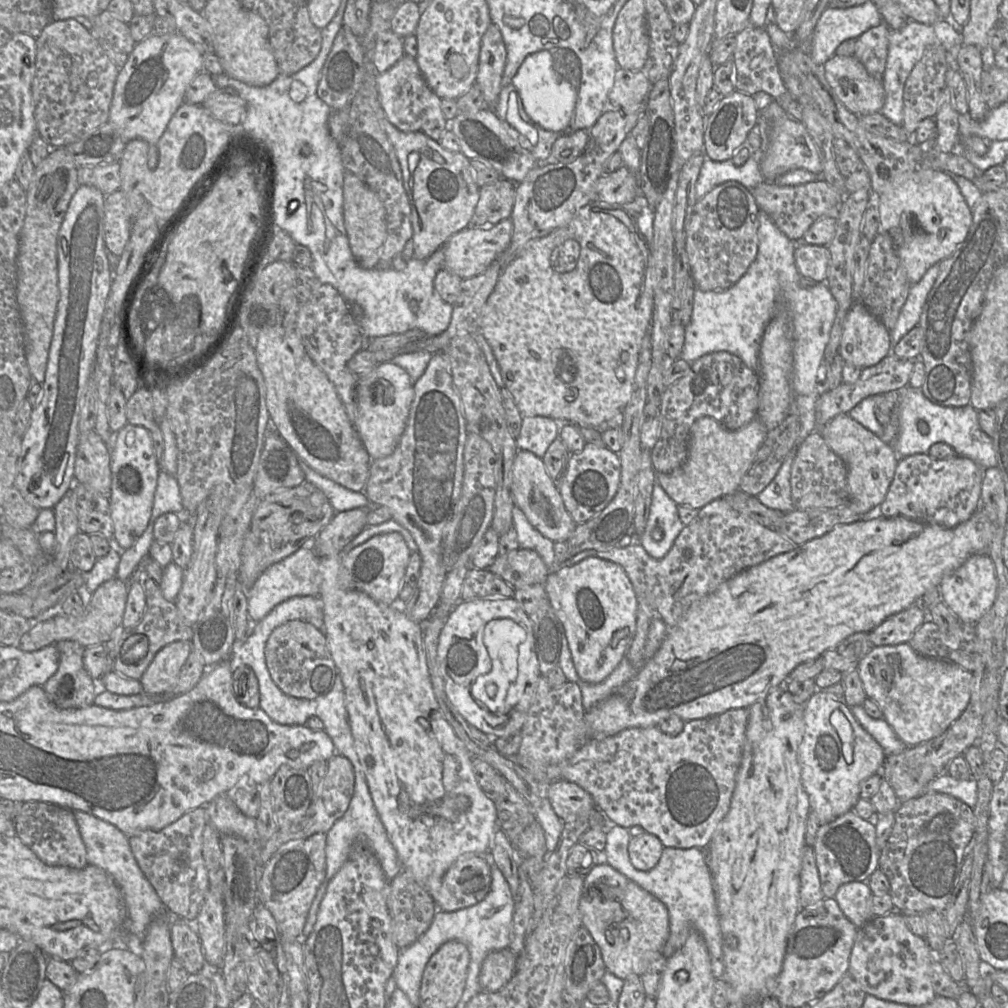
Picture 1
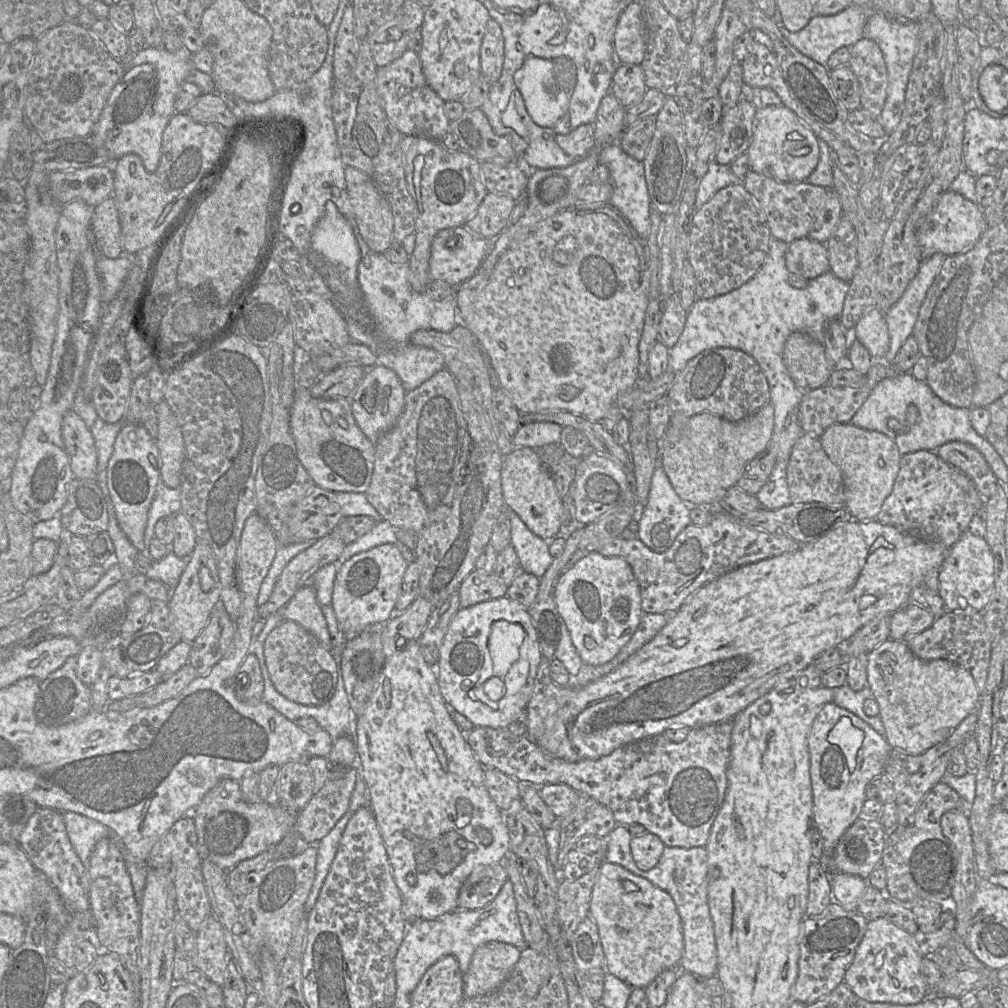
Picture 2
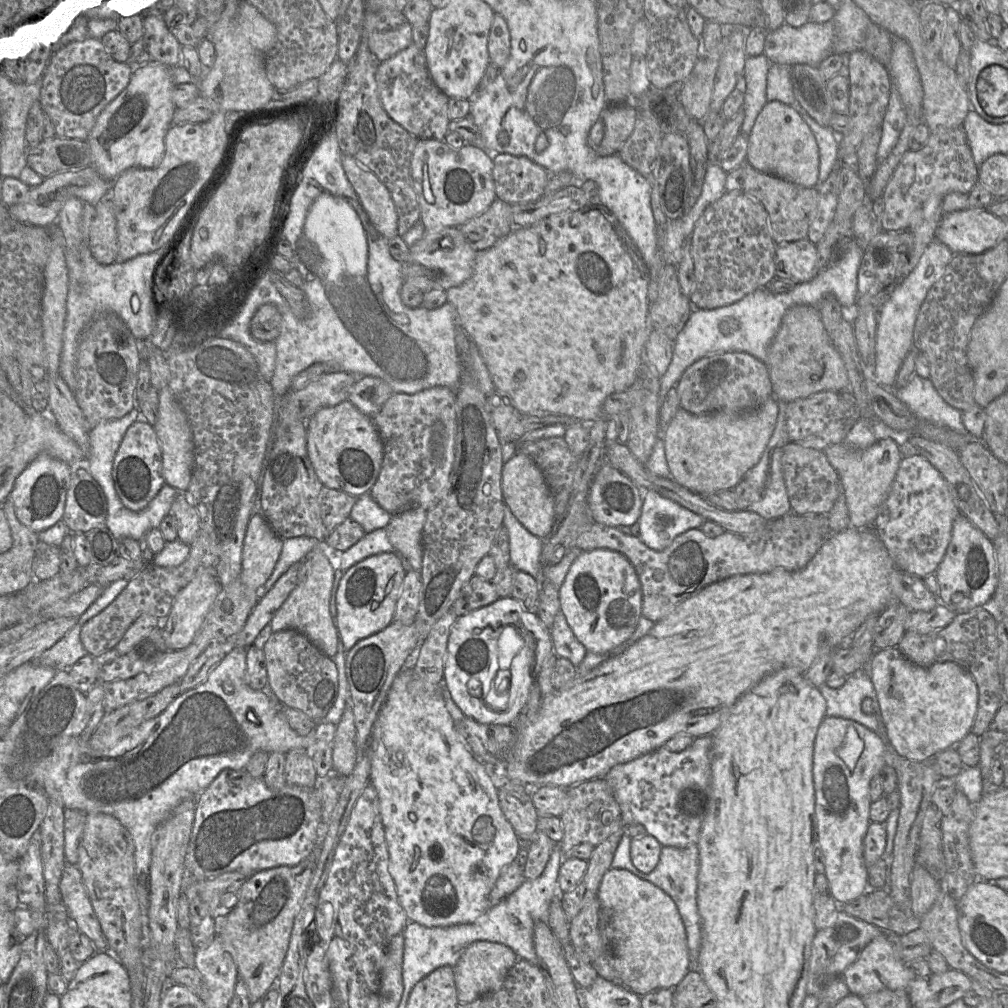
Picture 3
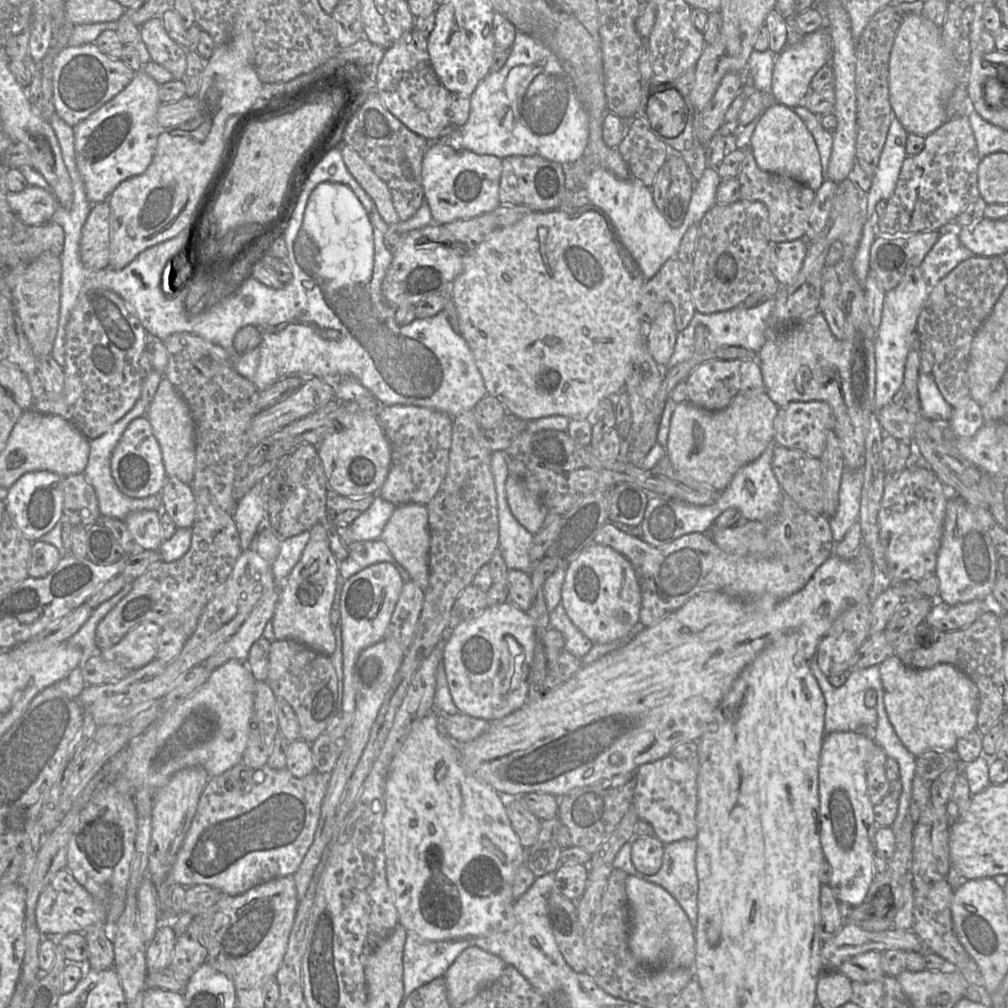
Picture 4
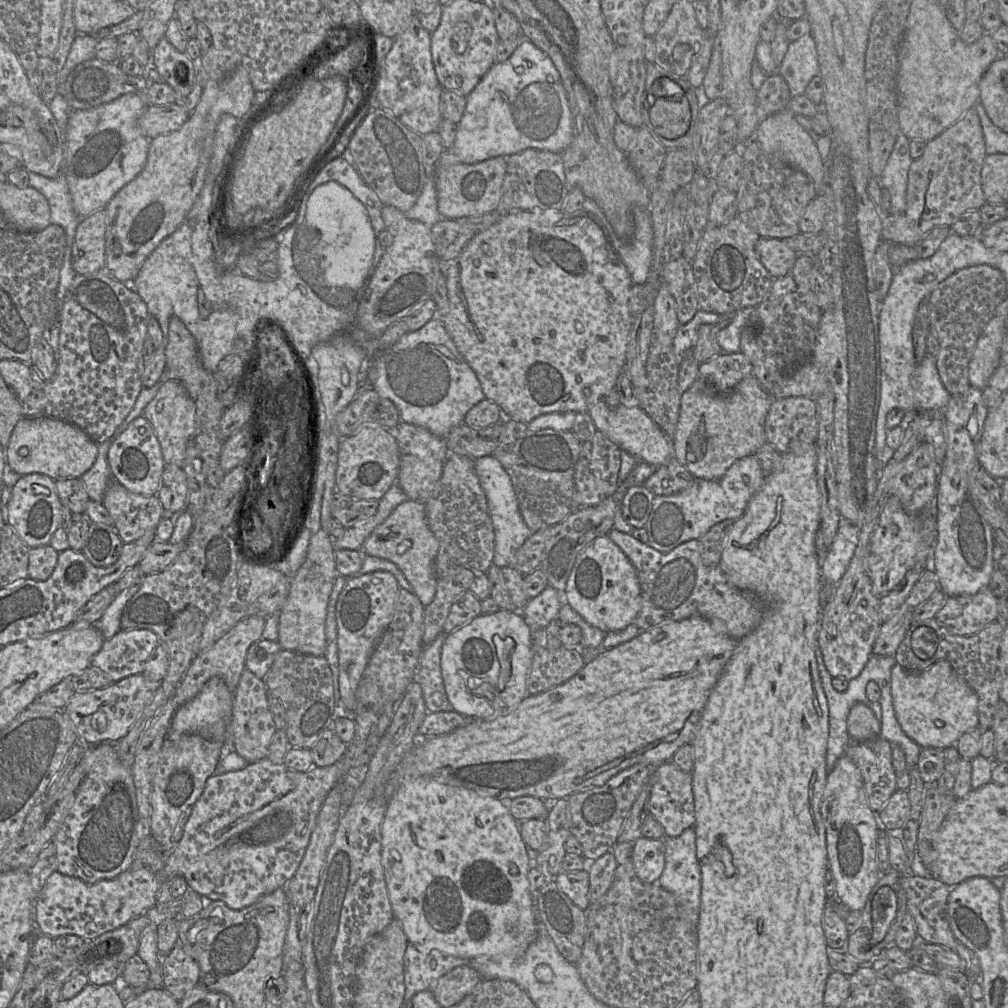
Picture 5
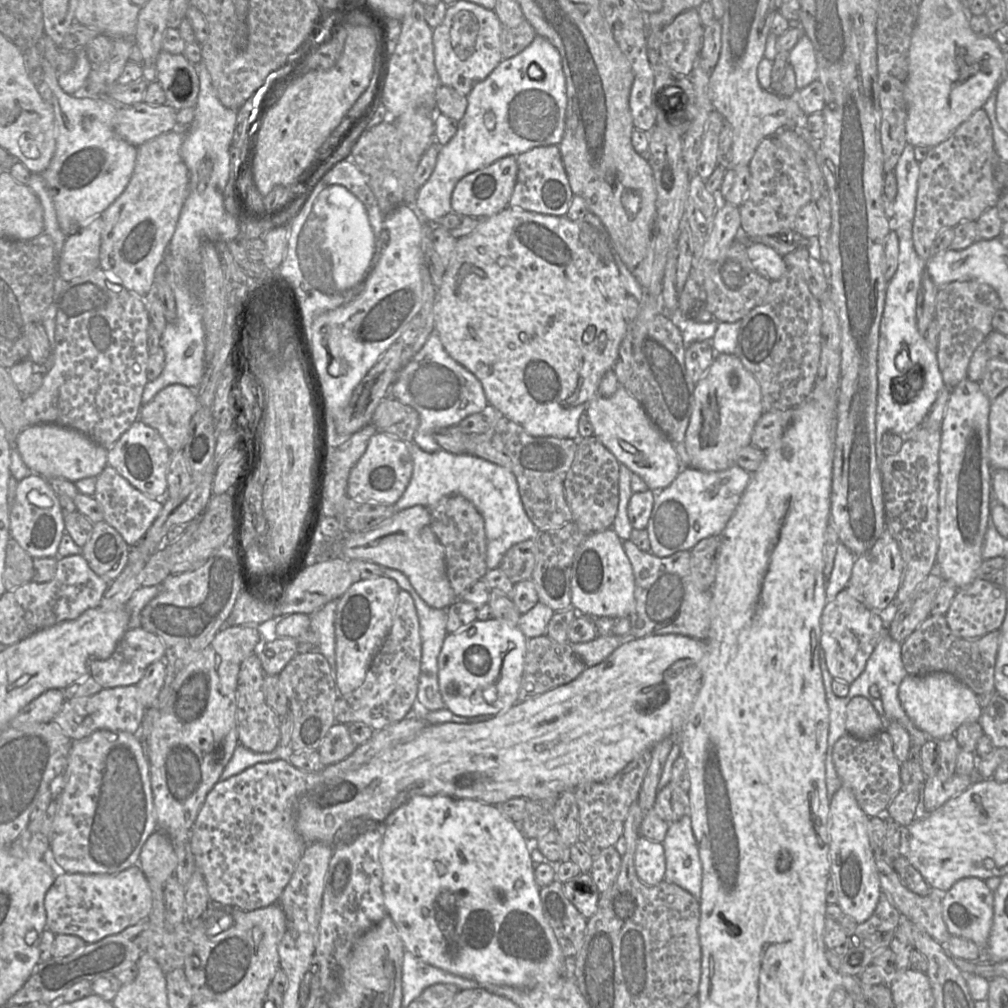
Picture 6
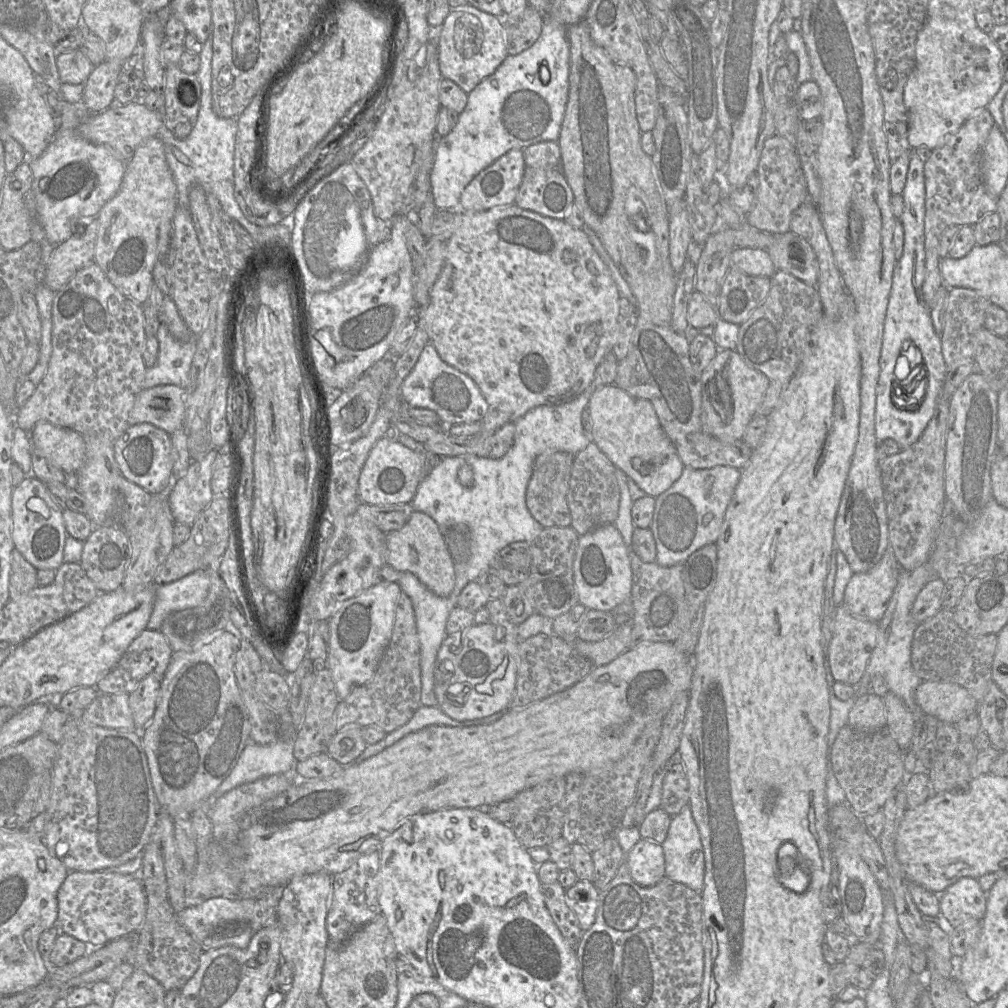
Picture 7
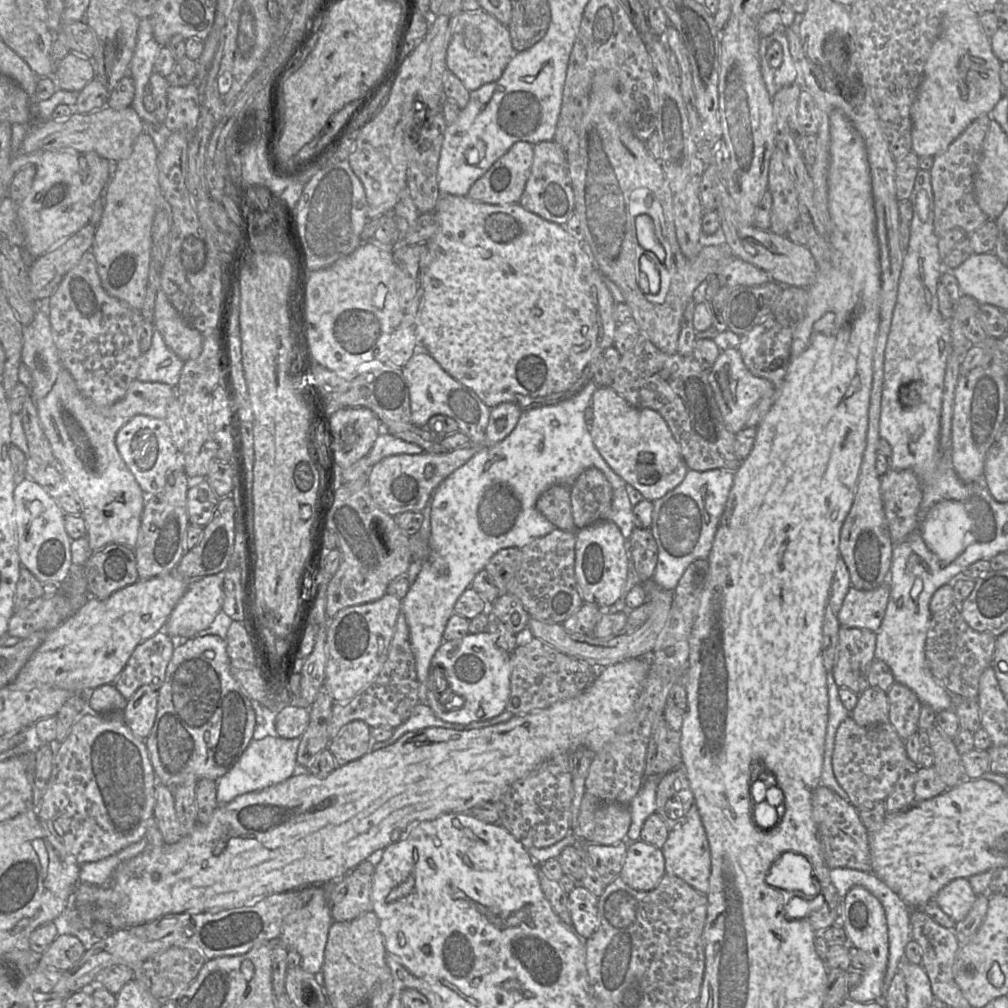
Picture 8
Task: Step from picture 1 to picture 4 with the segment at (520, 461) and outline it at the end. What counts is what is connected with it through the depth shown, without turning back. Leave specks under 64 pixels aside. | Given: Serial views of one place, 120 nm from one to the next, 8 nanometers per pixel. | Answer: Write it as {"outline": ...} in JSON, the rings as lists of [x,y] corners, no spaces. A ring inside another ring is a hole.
{"outline":[[[510,475],[505,482],[509,508],[517,521],[532,535],[542,527],[548,510],[523,479]]]}

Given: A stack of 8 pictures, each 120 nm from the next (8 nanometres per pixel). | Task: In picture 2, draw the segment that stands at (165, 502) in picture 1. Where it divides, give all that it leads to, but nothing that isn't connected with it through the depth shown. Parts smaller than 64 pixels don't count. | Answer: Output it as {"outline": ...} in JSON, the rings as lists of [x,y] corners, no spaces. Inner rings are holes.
{"outline":[[[160,479],[150,506],[144,536],[146,535],[148,527],[153,527],[152,535],[155,535],[155,525],[161,518],[169,515],[176,515],[181,511],[182,503],[180,489],[170,488]]]}

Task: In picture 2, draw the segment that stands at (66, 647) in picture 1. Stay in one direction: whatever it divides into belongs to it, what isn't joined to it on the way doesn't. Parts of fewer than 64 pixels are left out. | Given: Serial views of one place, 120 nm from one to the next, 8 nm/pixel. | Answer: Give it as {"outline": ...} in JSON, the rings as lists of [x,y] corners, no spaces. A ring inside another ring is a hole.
{"outline":[[[77,656],[69,657],[57,670],[40,682],[40,690],[35,703],[35,715],[39,722],[48,726],[59,726],[83,718],[92,710],[91,686],[82,682],[77,675]]]}

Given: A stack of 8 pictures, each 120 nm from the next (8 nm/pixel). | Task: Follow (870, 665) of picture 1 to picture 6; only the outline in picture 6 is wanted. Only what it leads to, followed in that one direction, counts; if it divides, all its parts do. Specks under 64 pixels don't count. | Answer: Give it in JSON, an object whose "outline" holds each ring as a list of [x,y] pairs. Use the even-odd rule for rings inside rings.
{"outline":[[[947,672],[907,675],[899,685],[898,697],[913,724],[929,738],[941,740],[954,735],[964,723],[979,722],[982,708],[975,693]]]}

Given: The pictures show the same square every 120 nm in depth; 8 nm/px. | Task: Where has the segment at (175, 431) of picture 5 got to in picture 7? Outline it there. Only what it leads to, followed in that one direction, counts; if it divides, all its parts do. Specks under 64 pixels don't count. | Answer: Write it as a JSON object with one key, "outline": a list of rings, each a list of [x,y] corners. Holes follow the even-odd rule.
{"outline":[[[173,384],[142,389],[129,414],[129,425],[150,423],[168,434],[185,428],[185,388]]]}

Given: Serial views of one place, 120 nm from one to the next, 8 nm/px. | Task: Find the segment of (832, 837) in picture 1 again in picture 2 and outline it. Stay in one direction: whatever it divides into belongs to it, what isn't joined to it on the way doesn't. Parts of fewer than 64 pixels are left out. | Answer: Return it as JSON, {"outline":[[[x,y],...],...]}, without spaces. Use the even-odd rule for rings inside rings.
{"outline":[[[857,818],[839,839],[833,852],[833,868],[867,879],[880,864],[885,831],[879,820]]]}

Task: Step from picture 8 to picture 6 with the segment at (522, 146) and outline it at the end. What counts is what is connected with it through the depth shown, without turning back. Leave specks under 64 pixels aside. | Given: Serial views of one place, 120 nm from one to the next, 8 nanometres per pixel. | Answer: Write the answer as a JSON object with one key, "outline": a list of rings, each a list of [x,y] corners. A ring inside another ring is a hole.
{"outline":[[[508,155],[497,159],[486,167],[462,177],[454,186],[451,195],[453,212],[476,219],[485,219],[509,206],[517,177],[516,156]]]}

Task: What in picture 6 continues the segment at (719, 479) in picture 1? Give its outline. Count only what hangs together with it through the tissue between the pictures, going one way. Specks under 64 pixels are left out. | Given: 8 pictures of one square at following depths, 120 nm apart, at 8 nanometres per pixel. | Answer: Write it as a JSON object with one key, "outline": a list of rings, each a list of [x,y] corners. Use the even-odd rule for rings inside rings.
{"outline":[[[716,354],[712,365],[695,384],[693,411],[685,433],[689,467],[707,472],[717,472],[735,465],[738,453],[751,444],[752,432],[763,413],[761,388],[752,373],[743,366],[736,355]],[[732,377],[738,378],[737,386],[731,385]]]}

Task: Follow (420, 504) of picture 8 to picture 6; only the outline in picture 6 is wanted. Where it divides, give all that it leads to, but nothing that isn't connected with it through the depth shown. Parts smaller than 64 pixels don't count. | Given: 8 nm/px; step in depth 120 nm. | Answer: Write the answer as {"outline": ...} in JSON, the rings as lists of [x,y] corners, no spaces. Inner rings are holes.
{"outline":[[[377,431],[370,437],[365,452],[350,470],[347,496],[359,502],[394,505],[409,484],[412,472],[413,461],[406,442]]]}

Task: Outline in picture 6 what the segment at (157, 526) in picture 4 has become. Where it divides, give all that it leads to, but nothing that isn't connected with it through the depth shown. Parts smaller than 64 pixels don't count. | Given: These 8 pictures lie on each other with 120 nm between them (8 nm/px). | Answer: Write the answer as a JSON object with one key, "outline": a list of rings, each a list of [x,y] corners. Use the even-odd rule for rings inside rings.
{"outline":[[[107,465],[98,475],[94,498],[103,509],[104,521],[115,528],[129,547],[144,537],[162,510],[162,503],[133,487],[113,467]]]}

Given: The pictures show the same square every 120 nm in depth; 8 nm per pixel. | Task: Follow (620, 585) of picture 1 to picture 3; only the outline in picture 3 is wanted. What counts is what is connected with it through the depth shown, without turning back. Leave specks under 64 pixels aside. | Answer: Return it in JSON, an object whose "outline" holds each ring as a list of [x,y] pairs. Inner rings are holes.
{"outline":[[[609,549],[582,551],[559,589],[560,611],[588,652],[609,654],[635,632],[642,616],[642,586],[631,562]]]}

